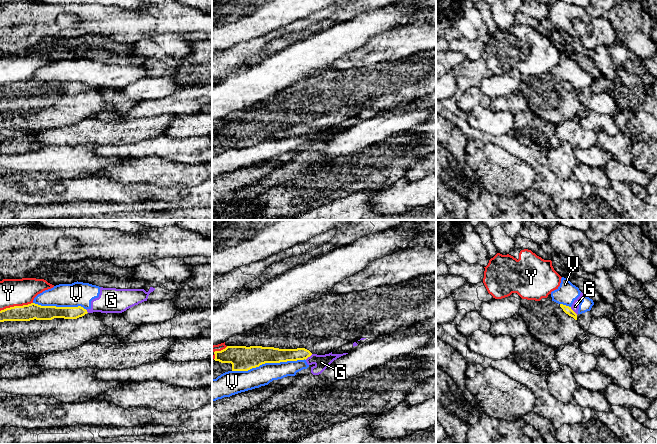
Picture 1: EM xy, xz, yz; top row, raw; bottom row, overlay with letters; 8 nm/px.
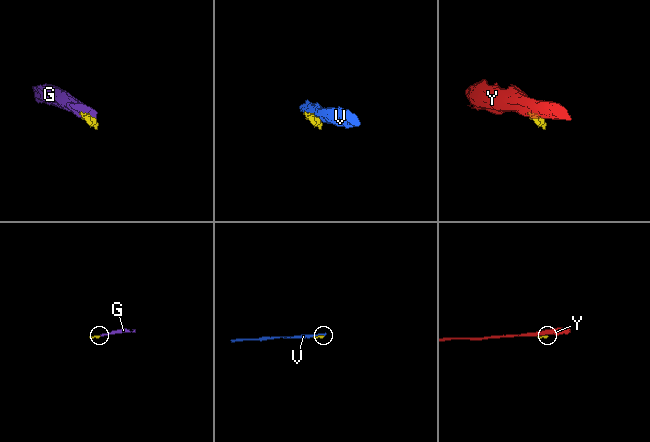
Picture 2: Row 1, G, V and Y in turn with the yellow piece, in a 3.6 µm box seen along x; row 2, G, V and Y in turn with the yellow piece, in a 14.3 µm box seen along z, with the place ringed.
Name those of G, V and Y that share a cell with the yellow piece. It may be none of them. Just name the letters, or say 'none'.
none

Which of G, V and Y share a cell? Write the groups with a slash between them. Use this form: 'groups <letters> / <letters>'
groups G V / Y

